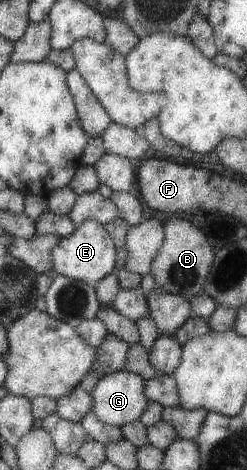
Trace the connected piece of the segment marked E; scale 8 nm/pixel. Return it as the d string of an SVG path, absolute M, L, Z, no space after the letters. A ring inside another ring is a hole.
M86 220L76 226L76 229L61 238L51 253L54 275L83 281L96 285L100 278L116 272L118 263L118 248L113 237L103 224L96 220Z

